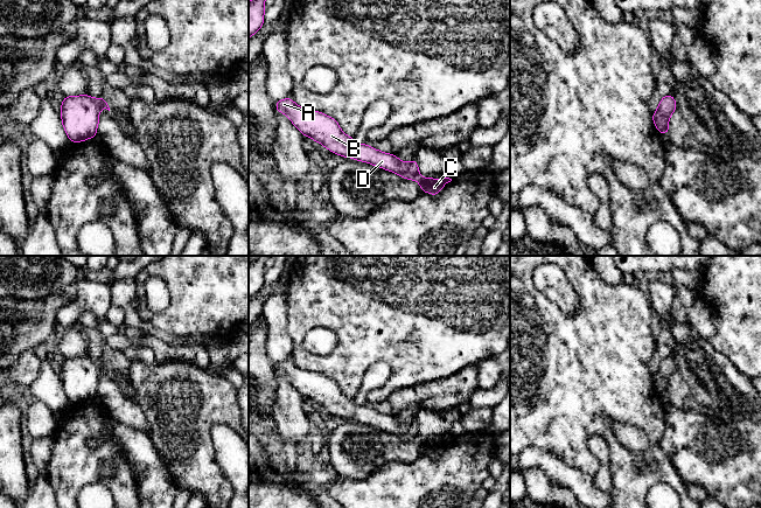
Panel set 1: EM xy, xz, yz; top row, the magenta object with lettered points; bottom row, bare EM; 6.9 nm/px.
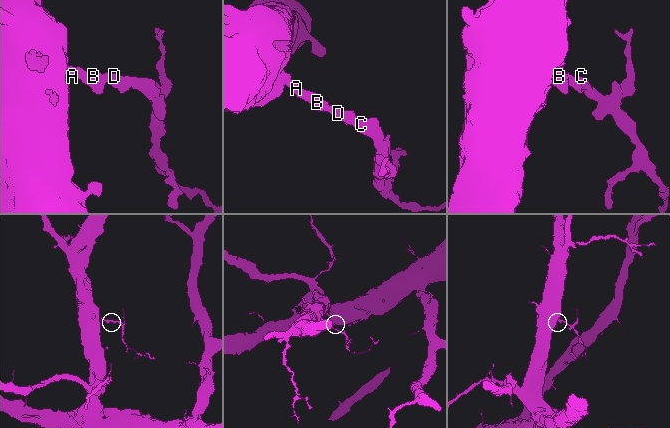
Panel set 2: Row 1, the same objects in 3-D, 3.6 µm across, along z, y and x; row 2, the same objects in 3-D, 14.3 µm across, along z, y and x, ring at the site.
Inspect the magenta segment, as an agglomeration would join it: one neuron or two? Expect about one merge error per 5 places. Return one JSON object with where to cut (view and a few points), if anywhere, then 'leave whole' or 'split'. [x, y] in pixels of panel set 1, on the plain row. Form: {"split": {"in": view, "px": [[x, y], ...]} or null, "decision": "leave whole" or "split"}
{"split": null, "decision": "leave whole"}

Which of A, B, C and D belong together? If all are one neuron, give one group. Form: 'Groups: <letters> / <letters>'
Groups: A B C D

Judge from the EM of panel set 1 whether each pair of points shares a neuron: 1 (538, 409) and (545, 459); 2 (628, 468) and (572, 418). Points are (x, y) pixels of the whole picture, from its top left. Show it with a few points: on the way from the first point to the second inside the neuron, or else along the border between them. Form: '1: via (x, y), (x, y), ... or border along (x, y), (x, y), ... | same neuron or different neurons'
1: border along (522, 450), (529, 446), (542, 447), (567, 464) | different neurons
2: via (618, 451), (611, 438), (590, 419) | same neuron

